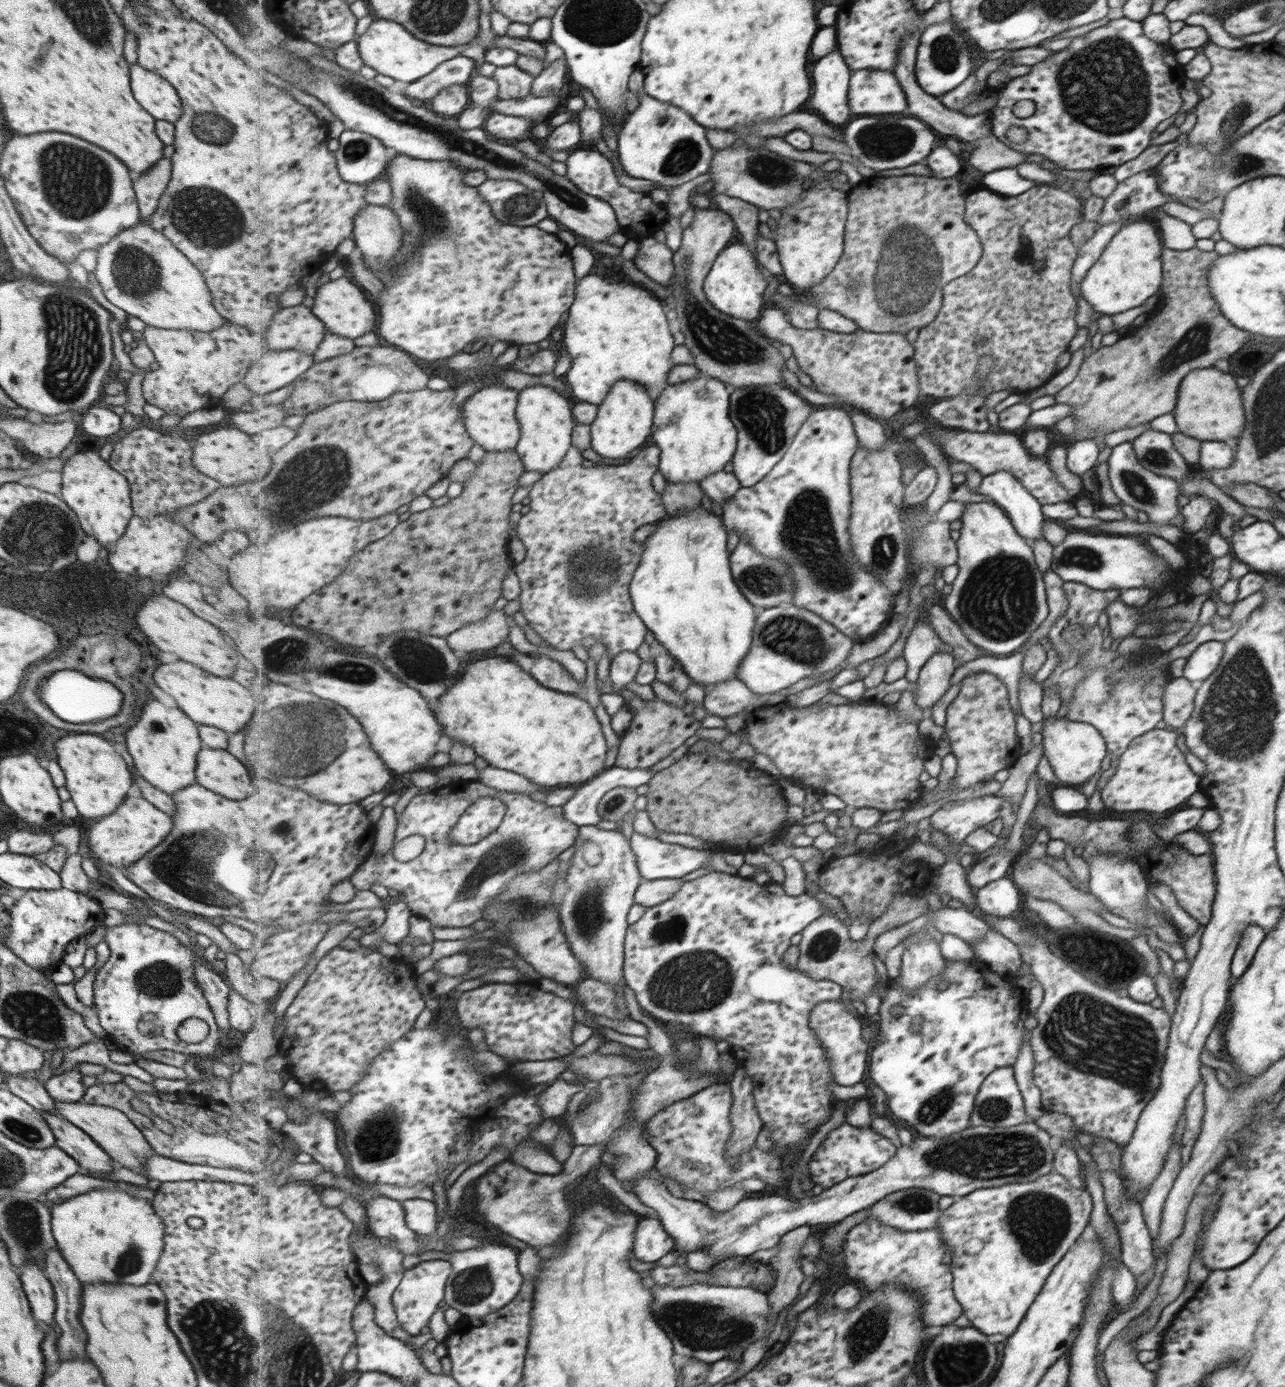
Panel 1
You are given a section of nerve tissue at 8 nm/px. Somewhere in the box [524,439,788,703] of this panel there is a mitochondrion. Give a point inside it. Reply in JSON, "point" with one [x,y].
{"point":[591,574]}

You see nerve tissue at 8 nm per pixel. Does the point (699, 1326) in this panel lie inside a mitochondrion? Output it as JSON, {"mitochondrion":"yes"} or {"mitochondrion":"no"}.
{"mitochondrion":"yes"}

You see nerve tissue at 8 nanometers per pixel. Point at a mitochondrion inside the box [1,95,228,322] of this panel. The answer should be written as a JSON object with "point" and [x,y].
{"point":[78,183]}

